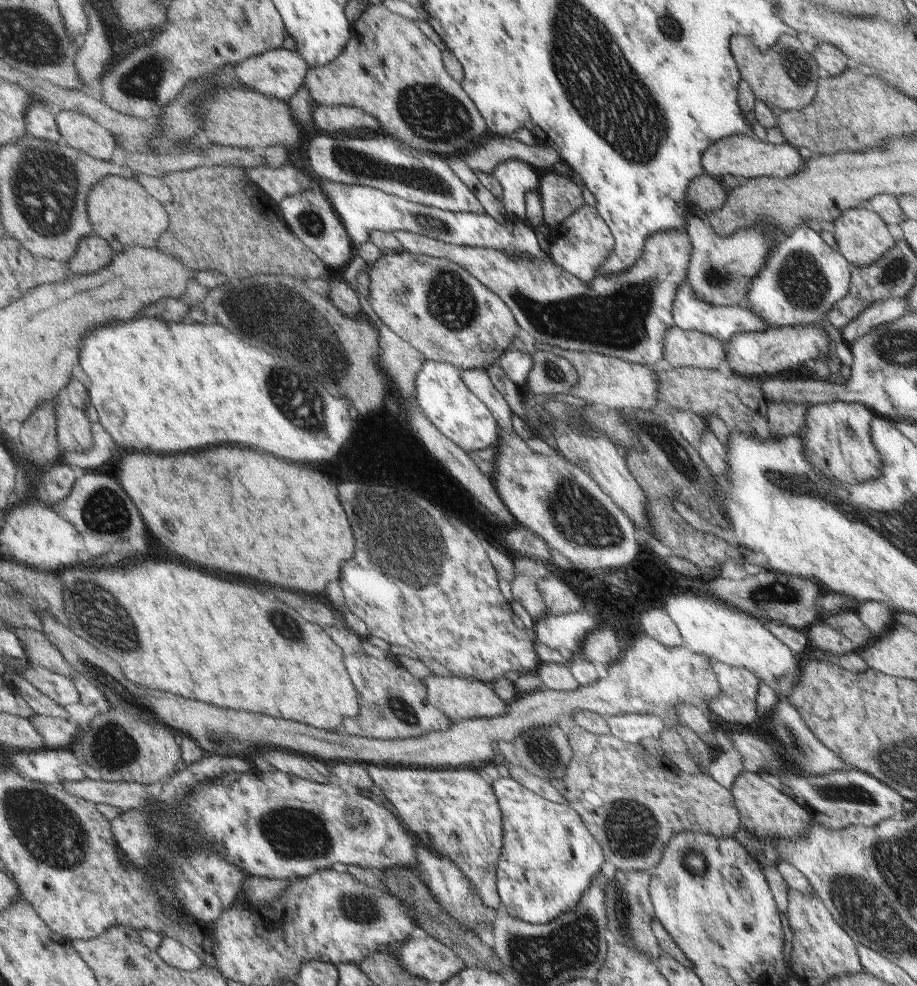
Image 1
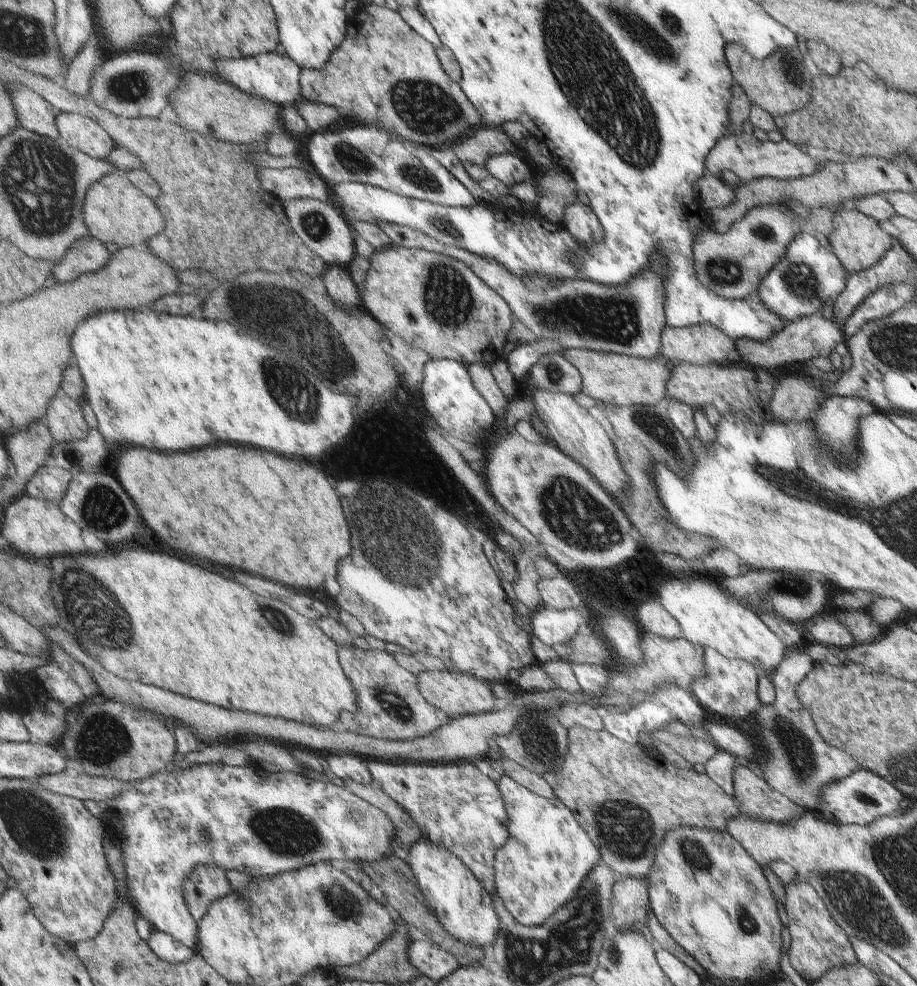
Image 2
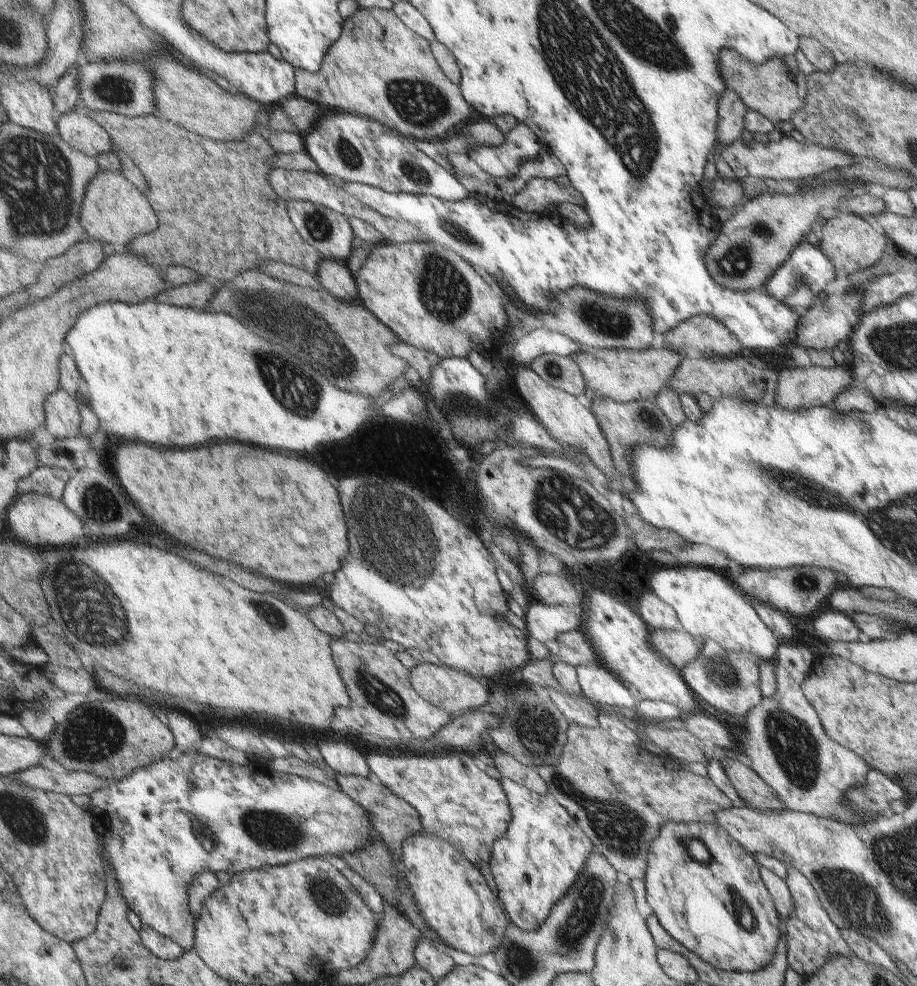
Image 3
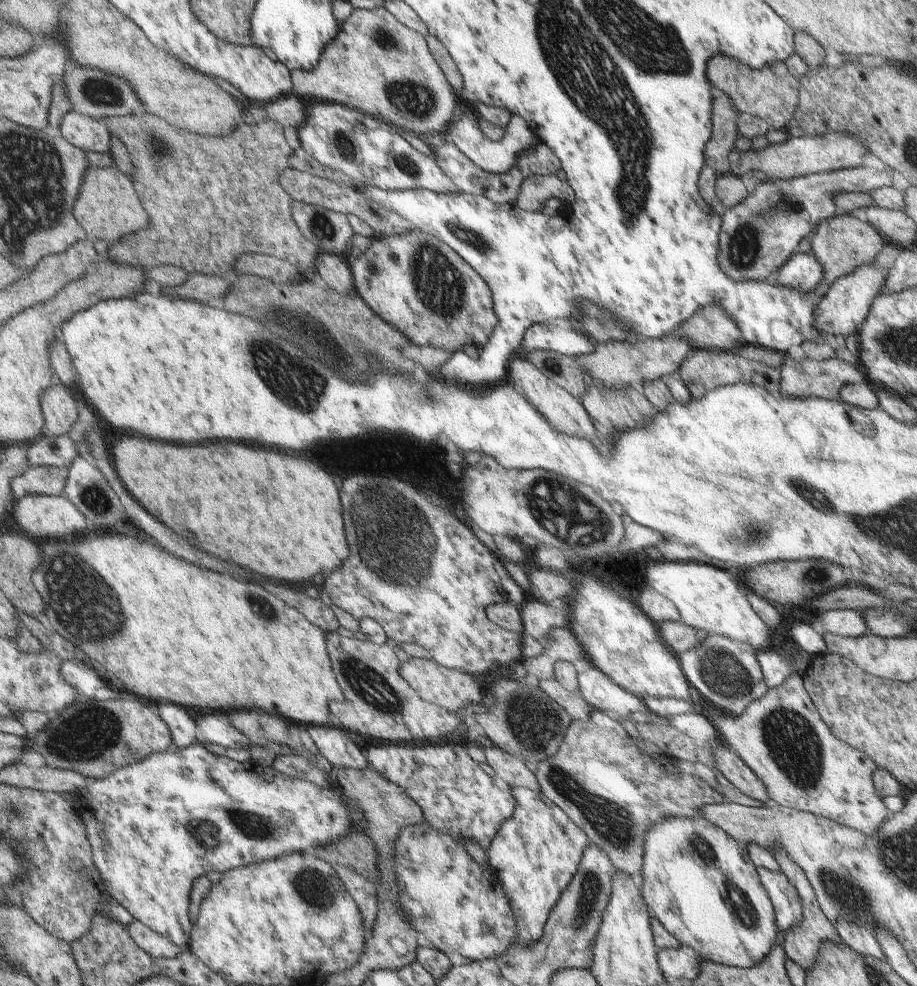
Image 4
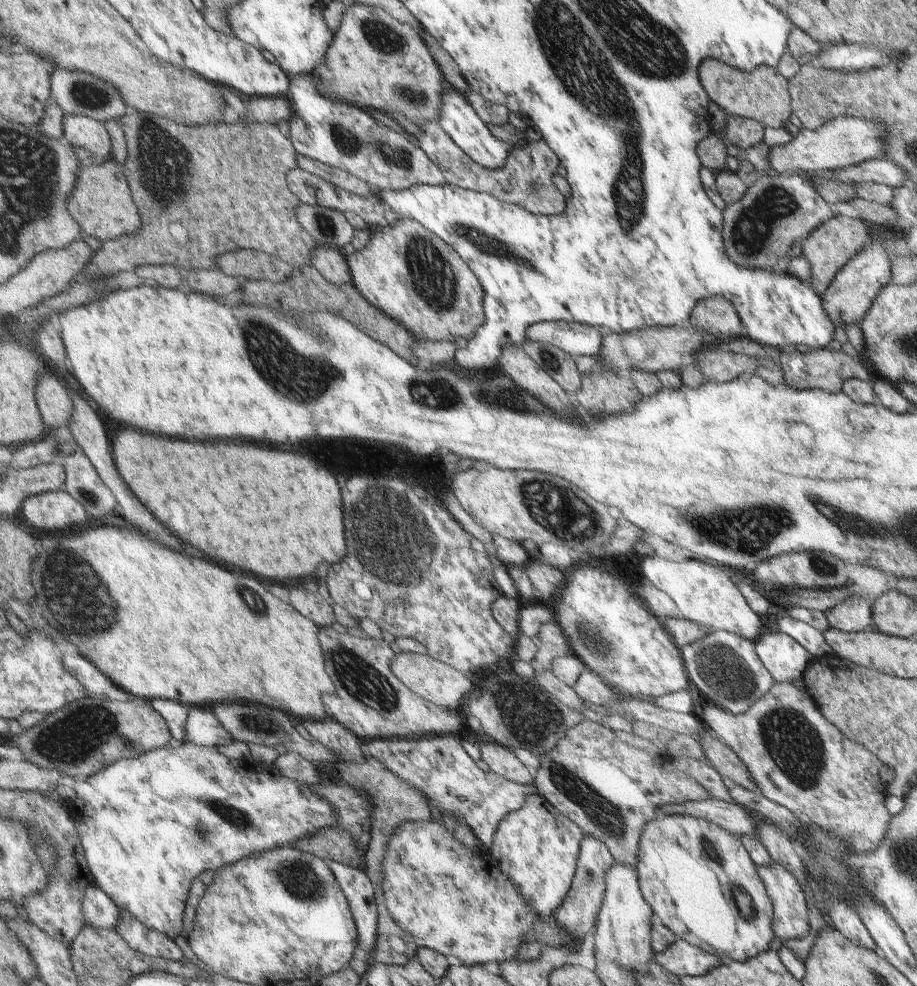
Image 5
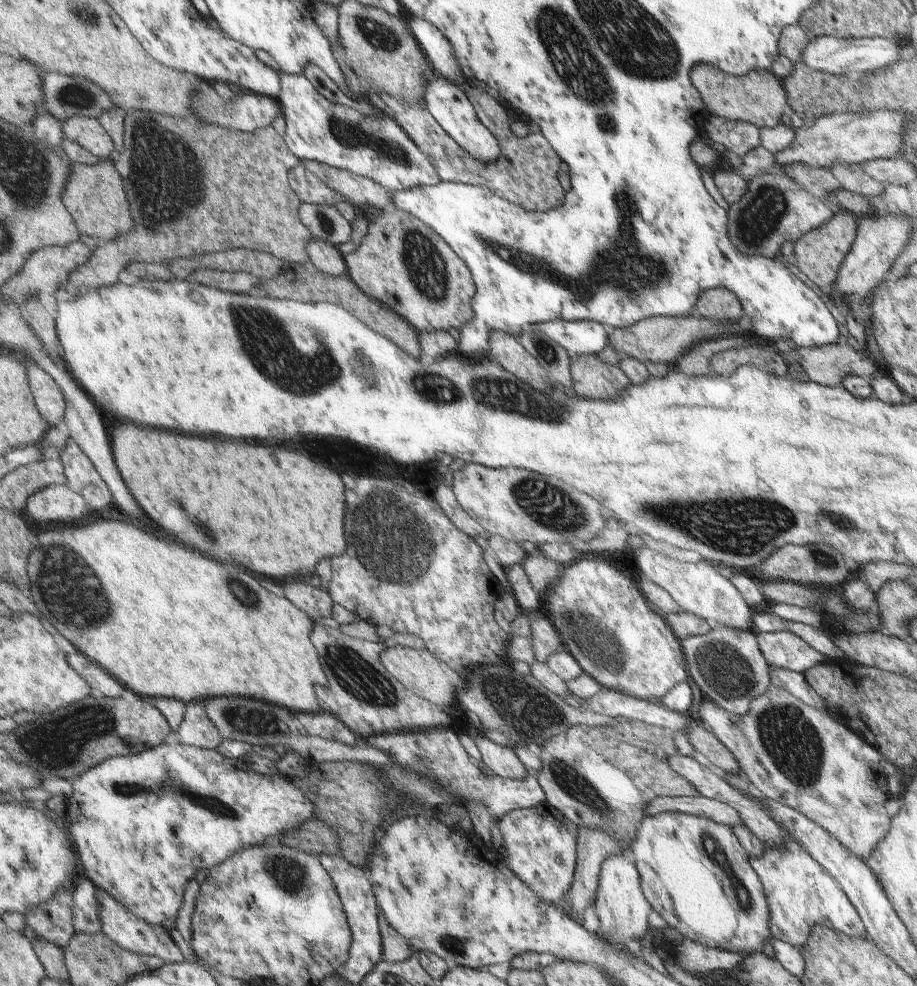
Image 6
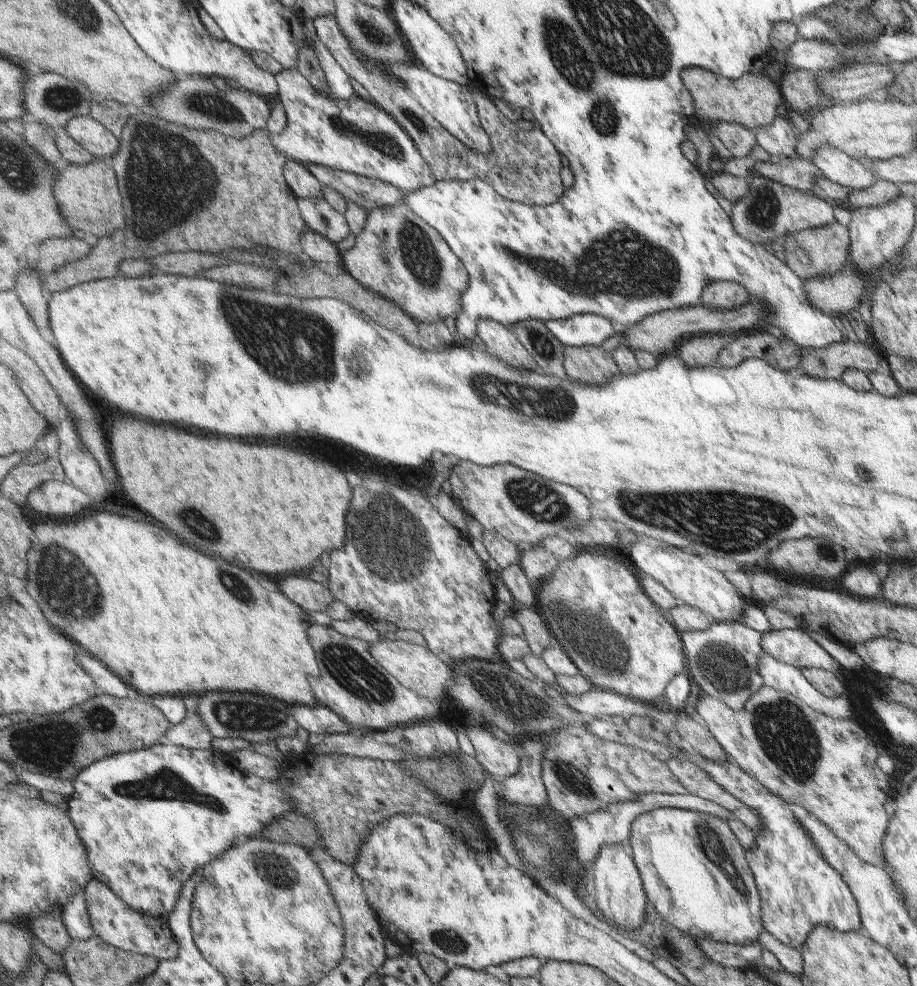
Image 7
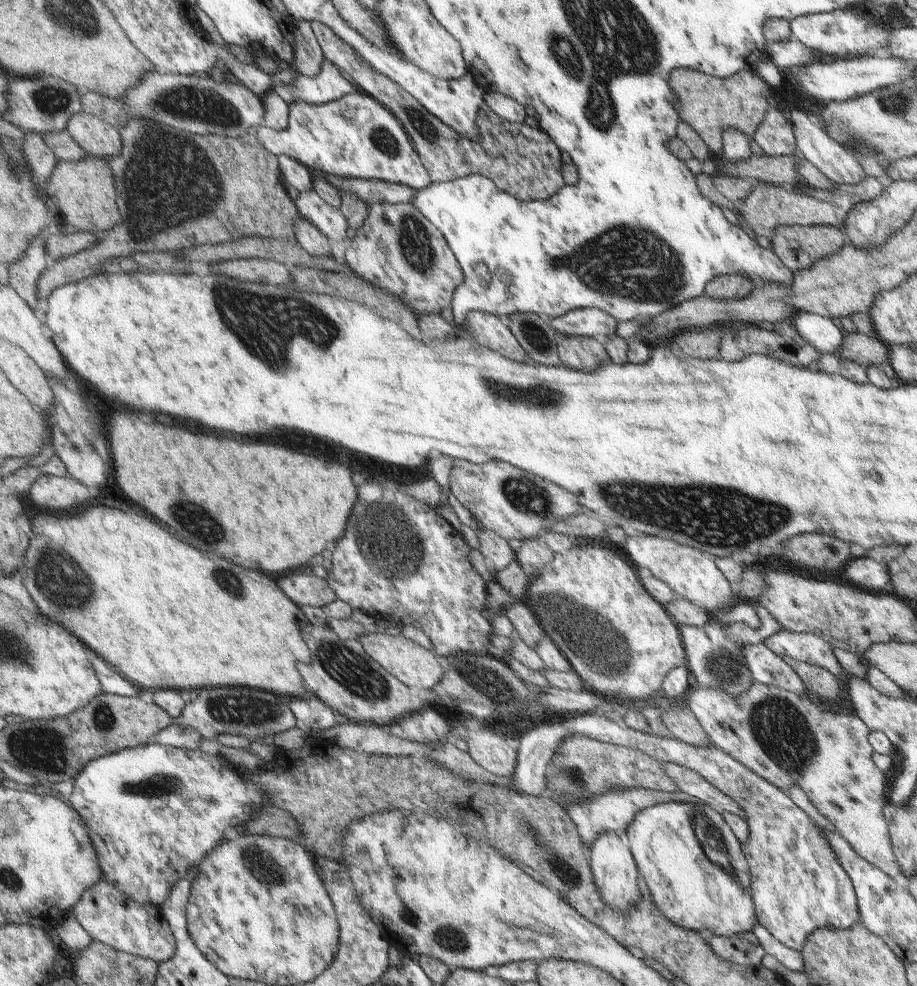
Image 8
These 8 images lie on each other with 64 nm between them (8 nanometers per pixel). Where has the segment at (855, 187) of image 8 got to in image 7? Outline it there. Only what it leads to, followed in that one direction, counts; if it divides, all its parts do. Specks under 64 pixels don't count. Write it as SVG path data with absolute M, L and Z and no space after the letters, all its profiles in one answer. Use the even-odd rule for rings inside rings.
M875 178L867 188L851 188L847 190L843 200L835 200L835 202L839 202L847 210L853 210L857 206L877 206L893 198L897 194L897 188L899 186Z

